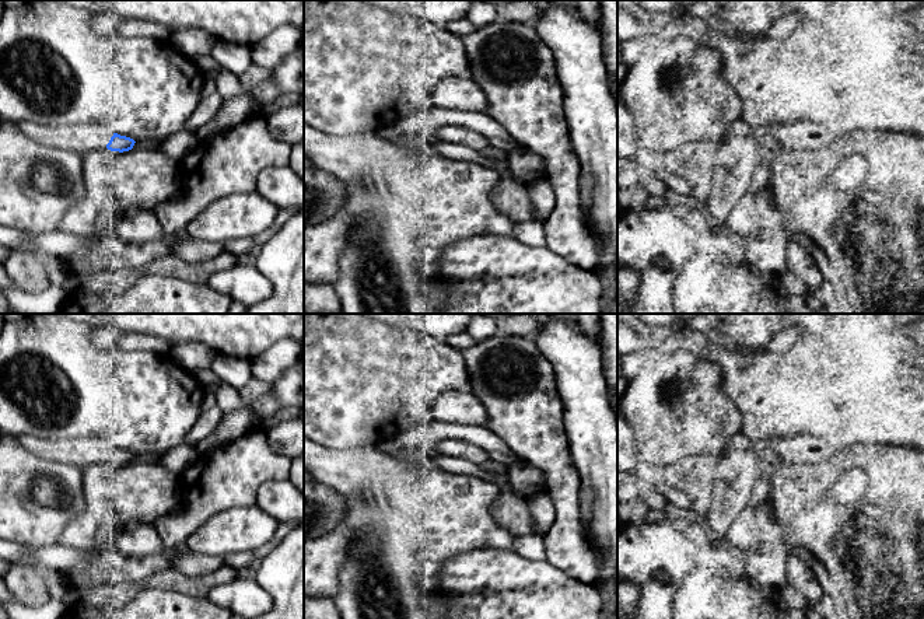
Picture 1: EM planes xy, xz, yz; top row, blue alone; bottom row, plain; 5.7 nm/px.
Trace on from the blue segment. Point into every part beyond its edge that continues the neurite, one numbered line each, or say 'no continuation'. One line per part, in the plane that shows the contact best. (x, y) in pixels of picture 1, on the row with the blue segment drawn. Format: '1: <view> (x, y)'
1: xy (87, 136)

